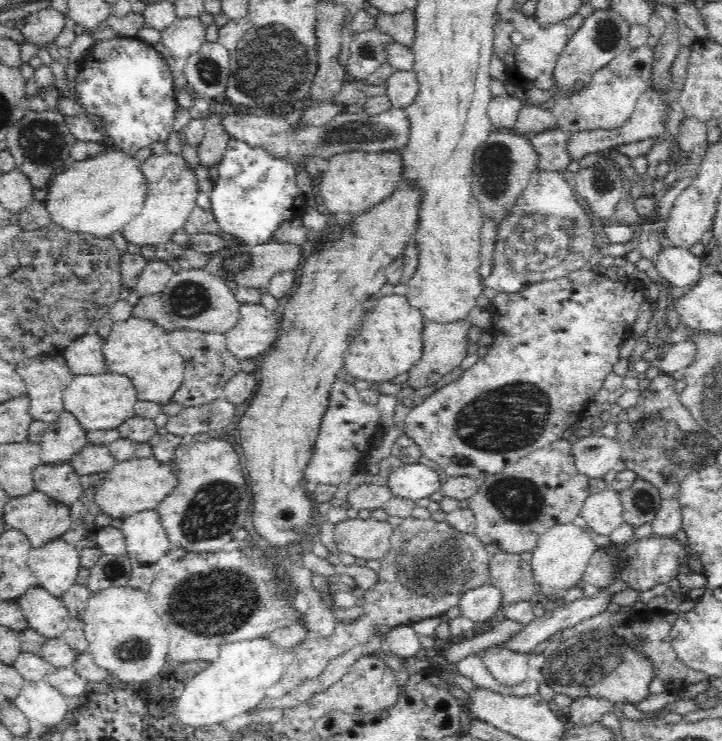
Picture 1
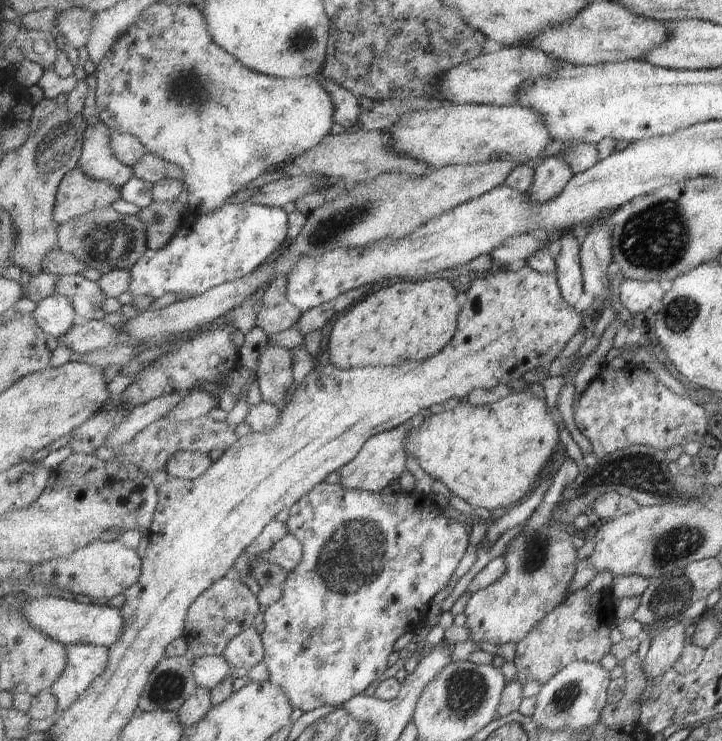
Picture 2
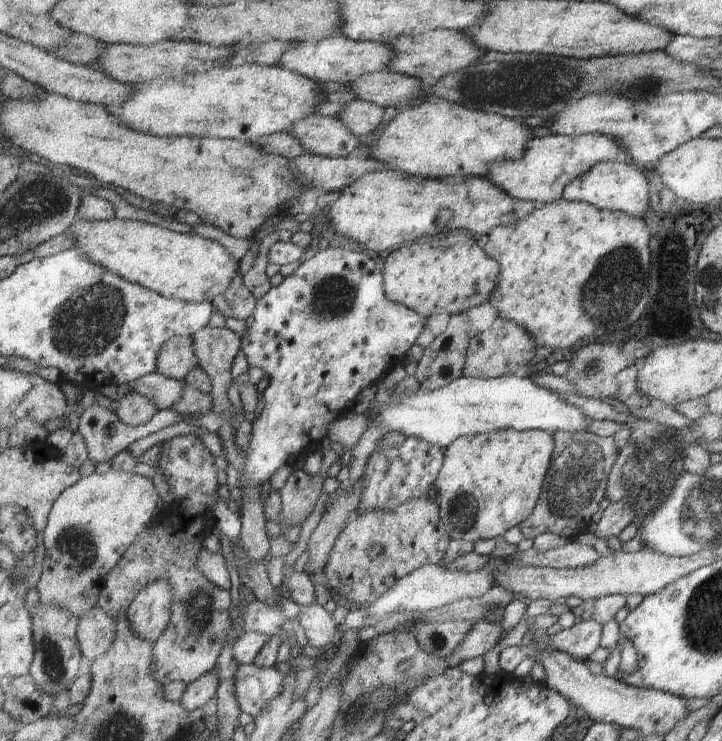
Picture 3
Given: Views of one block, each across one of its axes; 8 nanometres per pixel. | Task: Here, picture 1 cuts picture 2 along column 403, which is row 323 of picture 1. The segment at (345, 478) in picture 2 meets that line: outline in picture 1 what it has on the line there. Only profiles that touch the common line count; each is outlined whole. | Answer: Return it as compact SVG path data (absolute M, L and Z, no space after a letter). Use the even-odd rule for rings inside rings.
M466 318L452 322L426 320L422 333L423 353L421 359L410 368L407 384L414 390L423 386L432 386L456 367L460 367L462 360L468 355L466 350L468 350L468 330L470 328L472 324Z

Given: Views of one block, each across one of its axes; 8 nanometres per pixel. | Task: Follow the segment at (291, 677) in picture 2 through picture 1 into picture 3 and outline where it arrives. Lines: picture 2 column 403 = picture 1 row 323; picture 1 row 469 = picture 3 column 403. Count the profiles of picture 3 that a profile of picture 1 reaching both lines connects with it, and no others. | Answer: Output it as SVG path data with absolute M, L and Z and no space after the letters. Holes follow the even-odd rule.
M408 437L400 446L381 447L368 461L363 476L364 492L357 515L388 512L399 509L406 502L427 499L432 496L437 478L444 468L447 450L424 439Z

